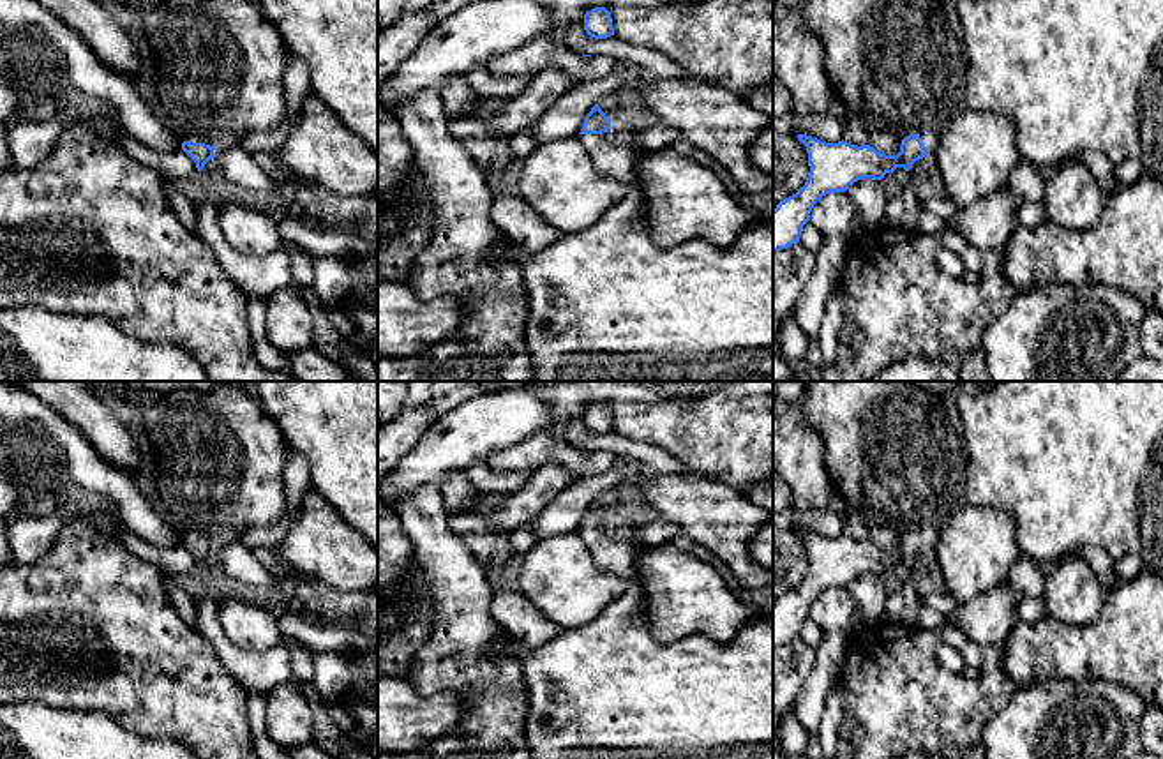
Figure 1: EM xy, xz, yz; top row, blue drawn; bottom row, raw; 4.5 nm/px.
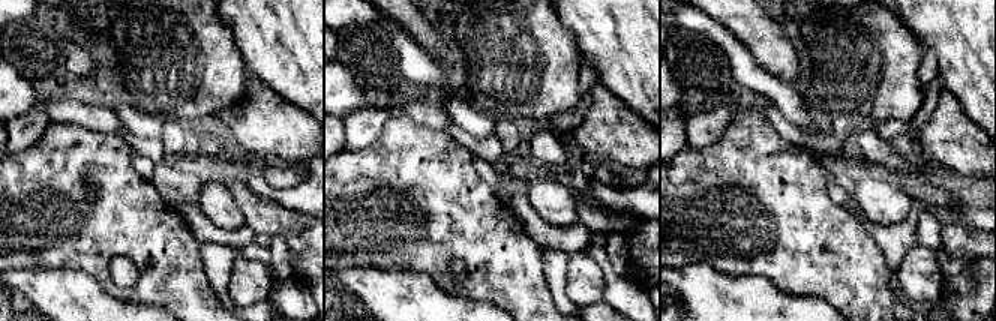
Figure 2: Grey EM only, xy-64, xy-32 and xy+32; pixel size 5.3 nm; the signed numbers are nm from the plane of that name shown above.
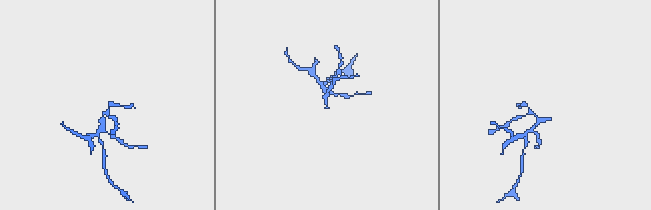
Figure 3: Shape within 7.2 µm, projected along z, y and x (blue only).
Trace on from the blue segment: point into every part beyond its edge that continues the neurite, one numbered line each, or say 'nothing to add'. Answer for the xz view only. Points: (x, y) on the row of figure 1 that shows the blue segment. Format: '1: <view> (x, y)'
1: xz (607, 304)

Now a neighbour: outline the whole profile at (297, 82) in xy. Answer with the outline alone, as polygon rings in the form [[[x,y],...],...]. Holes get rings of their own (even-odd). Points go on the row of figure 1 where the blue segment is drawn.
[[[291,56],[282,74],[286,118],[281,125],[272,131],[251,132],[236,139],[240,147],[259,157],[274,157],[282,145],[286,134],[291,131],[293,116],[302,108],[304,99],[311,94],[309,65],[300,56]]]

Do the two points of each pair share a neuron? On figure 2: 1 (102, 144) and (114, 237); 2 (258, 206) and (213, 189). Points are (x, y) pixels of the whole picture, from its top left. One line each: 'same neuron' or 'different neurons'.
1: same neuron
2: different neurons

